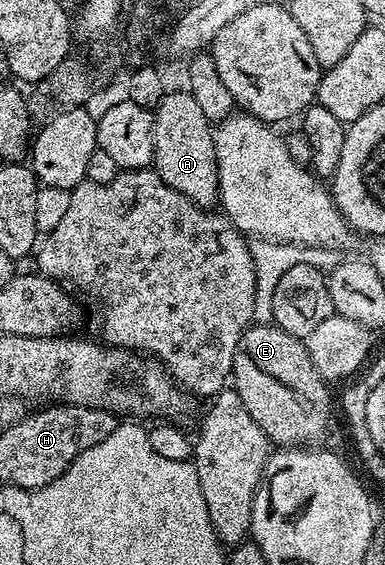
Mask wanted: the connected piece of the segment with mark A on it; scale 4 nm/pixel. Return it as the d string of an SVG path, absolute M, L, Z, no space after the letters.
M180 88L164 93L158 106L154 107L153 148L155 160L153 169L181 196L198 206L211 208L219 201L219 177L215 160L215 135L213 123L197 105L197 100L186 89Z

